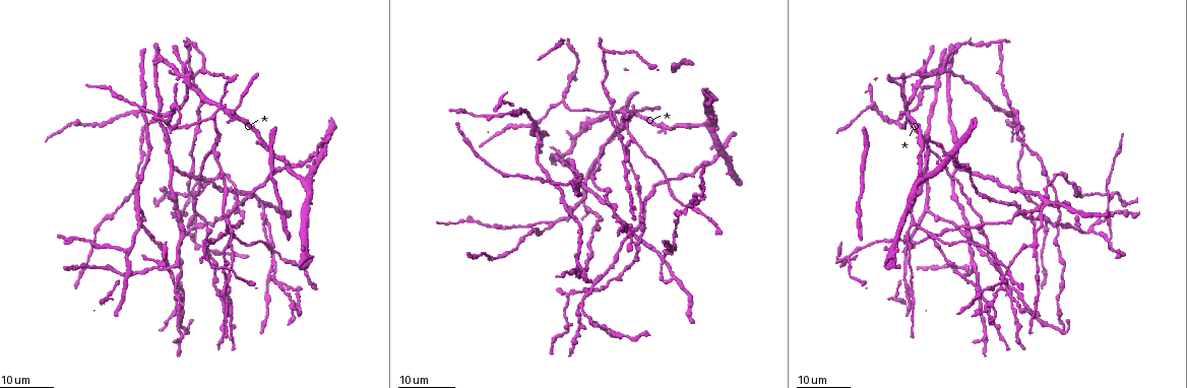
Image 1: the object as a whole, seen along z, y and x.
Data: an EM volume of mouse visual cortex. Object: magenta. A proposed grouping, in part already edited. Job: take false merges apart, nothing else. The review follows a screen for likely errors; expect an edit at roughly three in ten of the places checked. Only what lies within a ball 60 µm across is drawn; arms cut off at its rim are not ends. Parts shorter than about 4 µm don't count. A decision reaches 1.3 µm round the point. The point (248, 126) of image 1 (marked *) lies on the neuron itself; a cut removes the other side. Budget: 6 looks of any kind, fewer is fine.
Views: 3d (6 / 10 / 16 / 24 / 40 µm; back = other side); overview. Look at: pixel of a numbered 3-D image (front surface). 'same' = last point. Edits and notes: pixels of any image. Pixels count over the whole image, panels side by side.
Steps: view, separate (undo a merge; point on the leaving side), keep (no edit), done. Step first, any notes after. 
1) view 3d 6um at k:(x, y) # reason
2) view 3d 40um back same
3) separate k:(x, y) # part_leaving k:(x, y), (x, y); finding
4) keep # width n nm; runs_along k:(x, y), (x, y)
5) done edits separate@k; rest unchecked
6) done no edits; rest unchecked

view 3d 16um at 1:(319, 154) # looks like a crossing

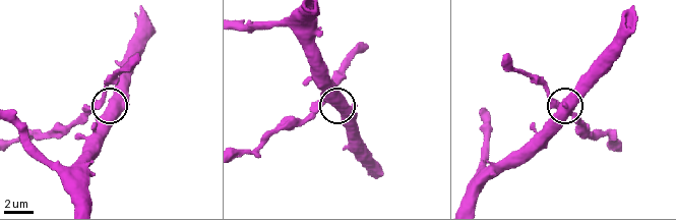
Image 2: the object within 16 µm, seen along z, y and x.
view 3d 10um at 2:(107, 107)

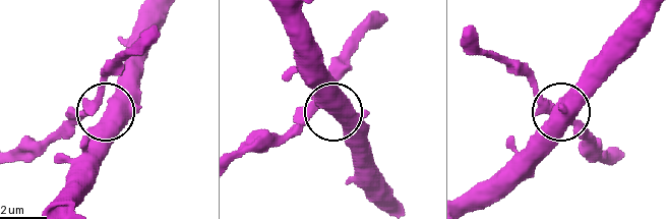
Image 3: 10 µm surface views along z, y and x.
keep # side_arm 10 um; continuous, no second neuron

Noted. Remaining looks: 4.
view 3d 16um at 1:(195, 240) # two arms in line, one across

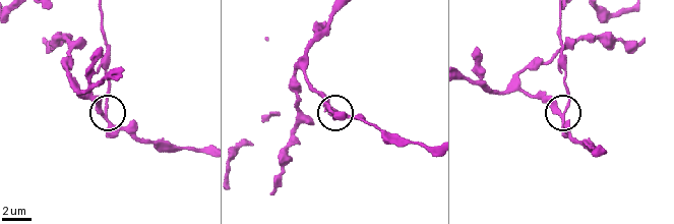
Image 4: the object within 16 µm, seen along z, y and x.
view 3d 6um at 4:(104, 115)

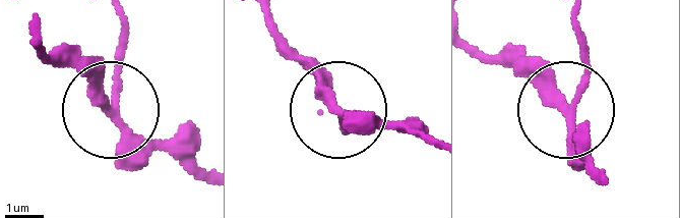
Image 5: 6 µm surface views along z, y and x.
separate 5:(121, 42) # side_arm 12 um; part_leaving 5:(119, 90), (119, 15); two neurons meet here

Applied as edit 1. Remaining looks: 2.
done edits separate@5; rest unchecked

